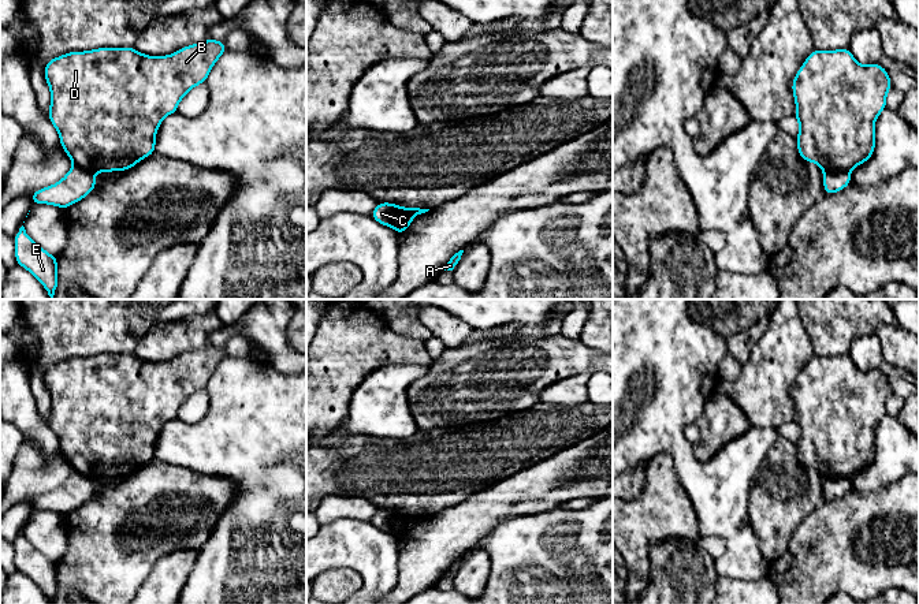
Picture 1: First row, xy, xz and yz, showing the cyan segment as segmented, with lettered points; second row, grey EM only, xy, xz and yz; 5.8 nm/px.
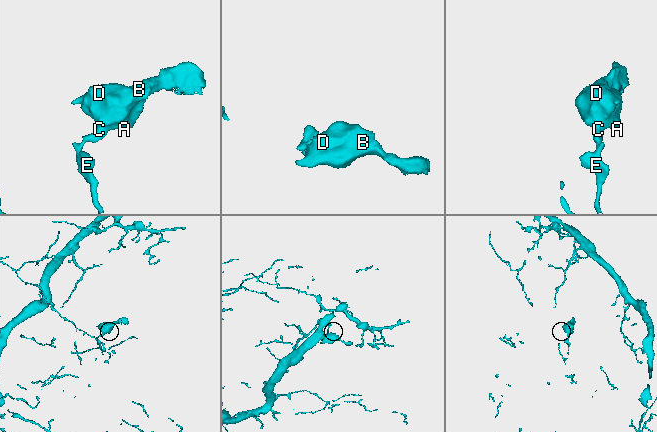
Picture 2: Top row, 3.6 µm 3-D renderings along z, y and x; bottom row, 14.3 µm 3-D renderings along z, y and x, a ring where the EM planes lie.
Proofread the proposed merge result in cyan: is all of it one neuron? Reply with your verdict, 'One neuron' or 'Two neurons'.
Two neurons

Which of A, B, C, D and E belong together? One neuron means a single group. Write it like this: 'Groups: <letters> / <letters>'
Groups: A B D / C E

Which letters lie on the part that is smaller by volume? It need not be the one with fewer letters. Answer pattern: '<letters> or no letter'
A, B, D

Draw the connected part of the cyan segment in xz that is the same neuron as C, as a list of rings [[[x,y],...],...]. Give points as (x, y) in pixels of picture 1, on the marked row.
[[[379,202],[369,216],[386,227],[395,227],[394,204],[391,202]]]

